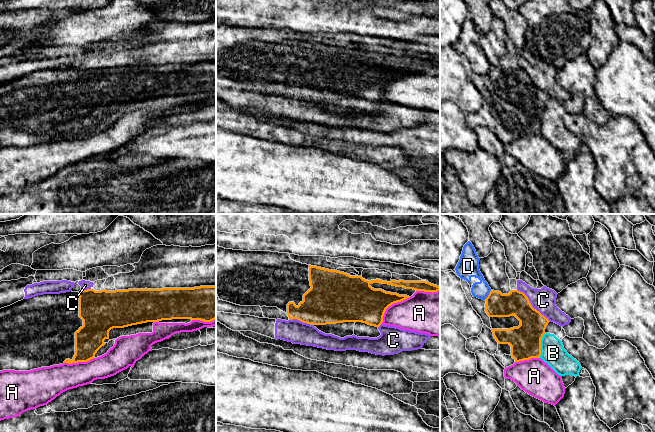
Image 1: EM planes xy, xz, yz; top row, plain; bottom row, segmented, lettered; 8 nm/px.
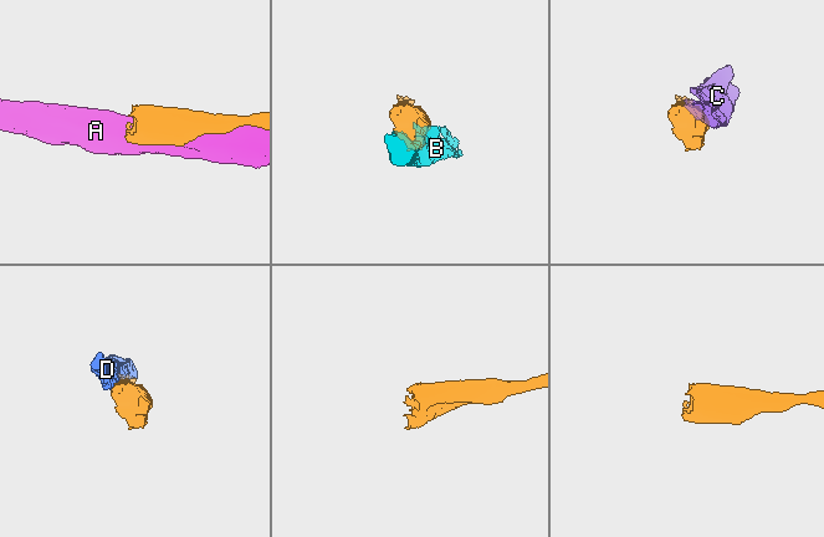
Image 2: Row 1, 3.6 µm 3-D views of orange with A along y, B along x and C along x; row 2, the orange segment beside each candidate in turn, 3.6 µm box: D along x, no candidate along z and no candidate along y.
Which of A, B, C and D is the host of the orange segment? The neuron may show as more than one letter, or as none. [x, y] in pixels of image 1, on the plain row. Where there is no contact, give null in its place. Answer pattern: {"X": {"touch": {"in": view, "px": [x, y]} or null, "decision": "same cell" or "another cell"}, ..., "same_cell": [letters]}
{"A": {"touch": {"in": "xz", "px": [390, 81]}, "decision": "another cell"}, "B": {"touch": {"in": "yz", "px": [540, 121]}, "decision": "another cell"}, "C": {"touch": {"in": "yz", "px": [531, 82]}, "decision": "another cell"}, "D": {"touch": {"in": "yz", "px": [488, 71]}, "decision": "another cell"}, "same_cell": []}

